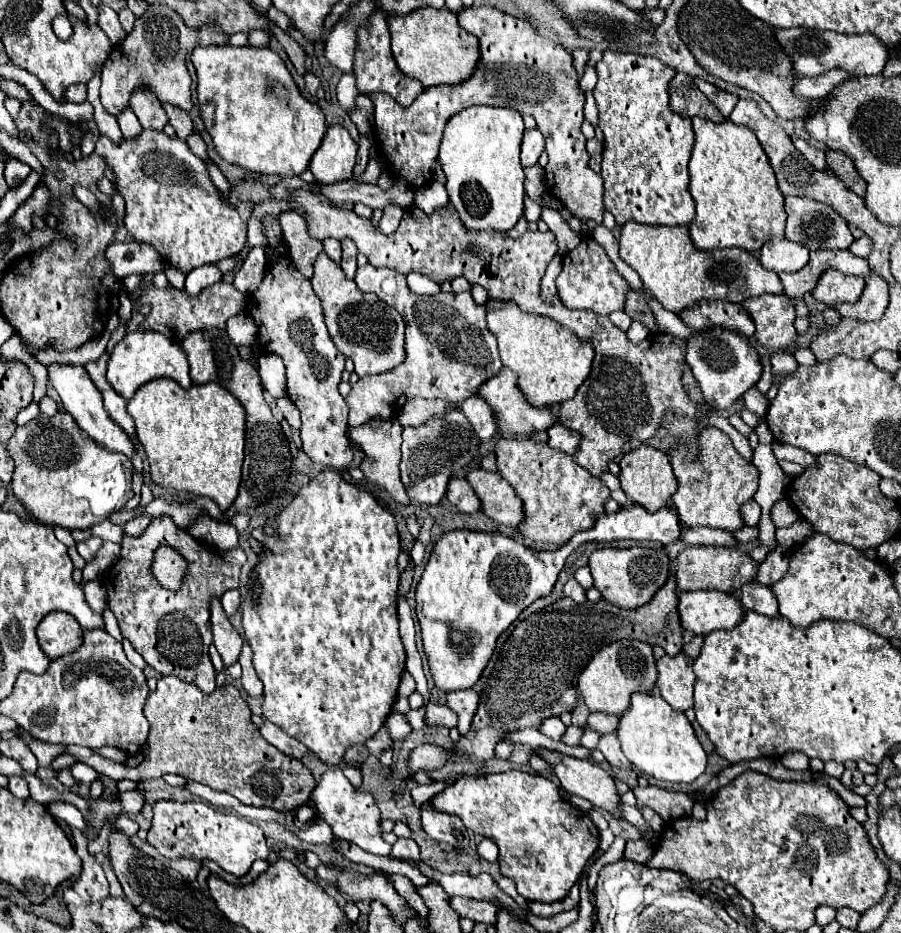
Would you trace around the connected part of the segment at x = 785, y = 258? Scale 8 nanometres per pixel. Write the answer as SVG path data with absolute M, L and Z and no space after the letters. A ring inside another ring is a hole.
M771 239L761 247L763 267L775 273L795 273L801 271L809 261L809 251L801 243L791 243L787 239Z

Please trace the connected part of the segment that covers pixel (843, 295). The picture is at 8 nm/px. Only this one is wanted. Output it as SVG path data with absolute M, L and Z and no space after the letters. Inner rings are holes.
M825 271L813 291L813 297L829 307L837 303L855 303L865 287L865 279L849 277L839 271Z

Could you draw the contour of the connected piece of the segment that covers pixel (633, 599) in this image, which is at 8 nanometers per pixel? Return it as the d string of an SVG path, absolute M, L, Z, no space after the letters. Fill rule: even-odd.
M631 547L631 549L597 549L589 557L589 569L593 575L593 587L603 595L605 601L635 609L647 603L657 589L667 581L669 575L669 557L663 549Z

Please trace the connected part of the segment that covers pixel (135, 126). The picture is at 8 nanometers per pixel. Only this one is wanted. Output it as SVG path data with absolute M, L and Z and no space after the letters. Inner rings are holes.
M125 107L119 115L117 115L117 121L119 121L119 127L121 127L121 133L123 137L135 137L139 135L139 131L143 131L137 115L133 113L131 107Z

